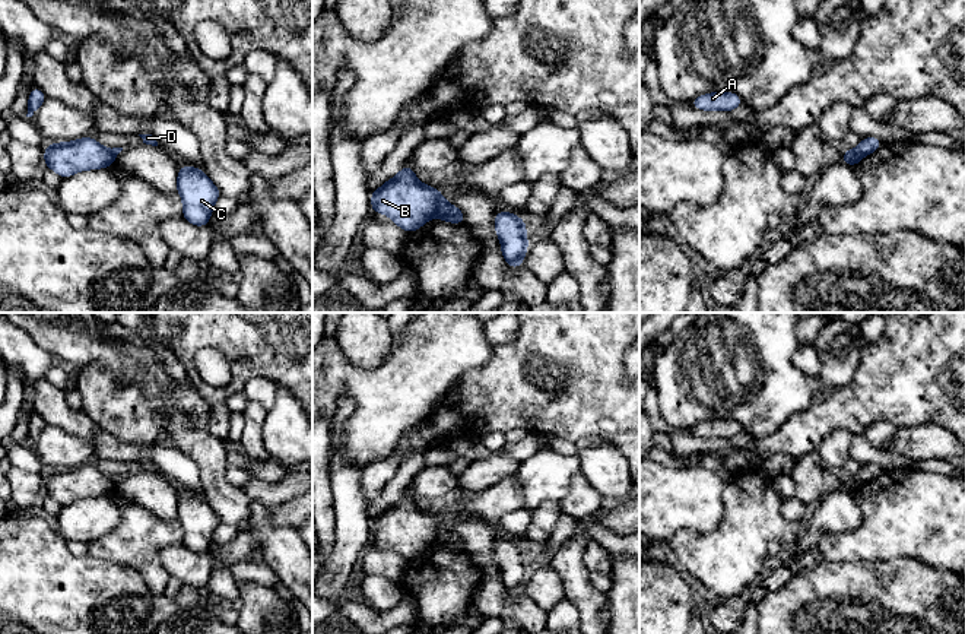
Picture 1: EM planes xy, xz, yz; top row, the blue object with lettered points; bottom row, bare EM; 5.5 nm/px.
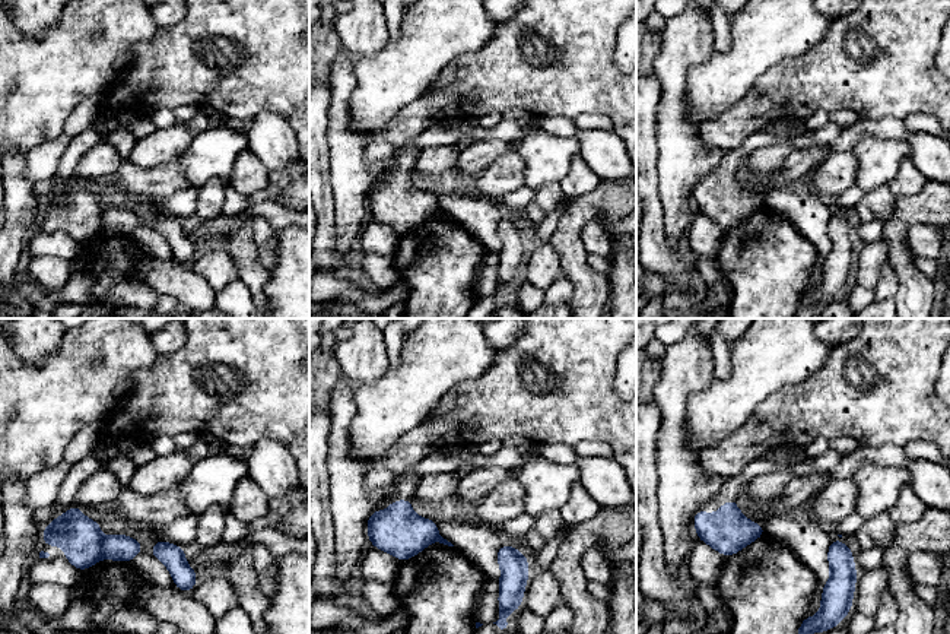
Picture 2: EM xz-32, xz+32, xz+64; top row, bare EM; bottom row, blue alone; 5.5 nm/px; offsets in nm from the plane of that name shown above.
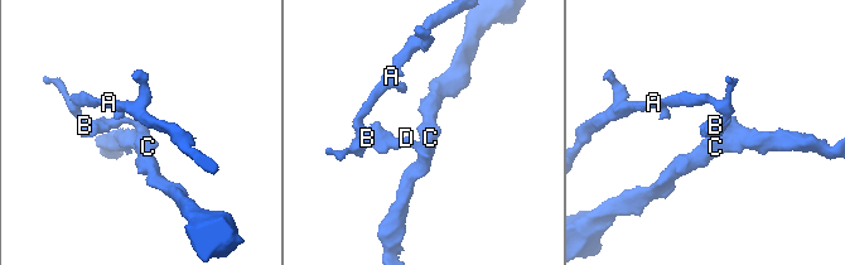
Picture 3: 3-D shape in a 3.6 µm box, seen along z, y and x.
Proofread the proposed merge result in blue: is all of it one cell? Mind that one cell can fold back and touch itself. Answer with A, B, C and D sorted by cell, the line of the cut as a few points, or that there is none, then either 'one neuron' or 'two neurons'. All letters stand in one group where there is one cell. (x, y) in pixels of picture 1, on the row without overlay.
groups A B / C D; cut xz (441, 523), (432, 542); two neurons

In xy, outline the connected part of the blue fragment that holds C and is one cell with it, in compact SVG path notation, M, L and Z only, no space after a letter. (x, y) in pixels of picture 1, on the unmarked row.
M180 494L177 520L182 526L182 545L194 554L207 554L212 536L222 523L203 497Z

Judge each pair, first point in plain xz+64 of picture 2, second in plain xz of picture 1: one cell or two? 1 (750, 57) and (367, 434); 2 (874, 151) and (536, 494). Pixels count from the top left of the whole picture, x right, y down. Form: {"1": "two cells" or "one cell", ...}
{"1": "one cell", "2": "one cell"}

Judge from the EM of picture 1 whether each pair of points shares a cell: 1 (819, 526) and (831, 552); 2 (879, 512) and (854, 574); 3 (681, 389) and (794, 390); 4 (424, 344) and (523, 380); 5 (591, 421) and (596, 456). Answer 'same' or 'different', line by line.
1: different
2: different
3: same
4: different
5: different

